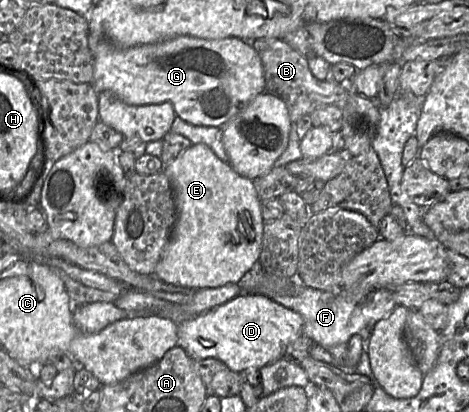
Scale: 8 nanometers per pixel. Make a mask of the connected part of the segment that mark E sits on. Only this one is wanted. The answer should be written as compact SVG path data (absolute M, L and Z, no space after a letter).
M192 144L164 171L174 192L176 222L154 275L192 290L237 284L259 262L262 249L265 222L255 182L238 174L205 144Z

